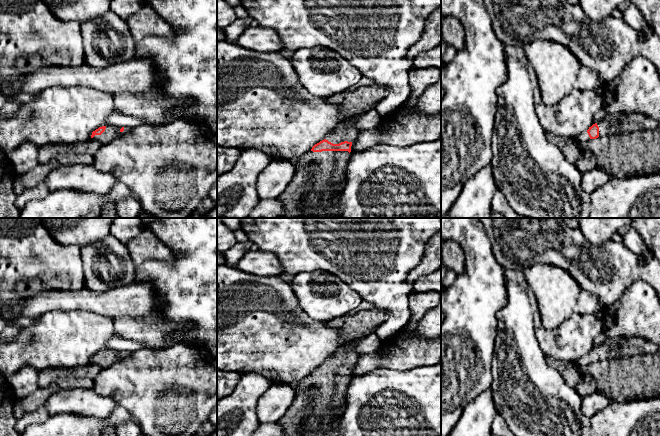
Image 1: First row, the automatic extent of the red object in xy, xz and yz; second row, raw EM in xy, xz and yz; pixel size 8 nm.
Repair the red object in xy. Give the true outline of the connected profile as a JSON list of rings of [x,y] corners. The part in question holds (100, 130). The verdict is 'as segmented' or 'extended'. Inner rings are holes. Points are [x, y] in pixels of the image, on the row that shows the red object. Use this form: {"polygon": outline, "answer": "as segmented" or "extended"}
{"polygon": [[[113,125],[102,126],[92,132],[91,138],[105,145],[110,143],[118,135],[126,134],[129,130],[129,128],[120,128]]], "answer": "extended"}

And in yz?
{"polygon": [[[640,113],[606,114],[598,123],[593,124],[575,141],[578,145],[587,144],[598,137],[624,134],[632,131],[655,130],[660,124],[652,117]]], "answer": "extended"}

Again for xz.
{"polygon": [[[351,119],[339,123],[329,136],[315,144],[307,154],[296,161],[295,175],[277,198],[284,209],[282,218],[306,218],[308,215],[319,213],[325,206],[323,200],[329,199],[343,180],[351,146],[358,134],[359,130]]], "answer": "extended"}

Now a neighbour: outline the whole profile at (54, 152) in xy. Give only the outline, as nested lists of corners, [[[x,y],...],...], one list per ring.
[[[46,145],[39,148],[38,151],[38,163],[46,164],[51,159],[55,158],[58,154],[63,154],[66,152],[76,152],[76,153],[95,153],[95,149],[93,146],[89,146],[88,148],[84,146],[73,145],[62,145],[62,151],[58,151],[58,145]]]

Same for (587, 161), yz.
[[[588,149],[582,151],[581,157],[574,163],[574,165],[580,173],[598,167],[596,157]]]

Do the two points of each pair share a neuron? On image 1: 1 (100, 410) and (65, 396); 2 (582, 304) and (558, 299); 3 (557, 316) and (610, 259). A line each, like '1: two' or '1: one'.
1: one
2: two
3: two

